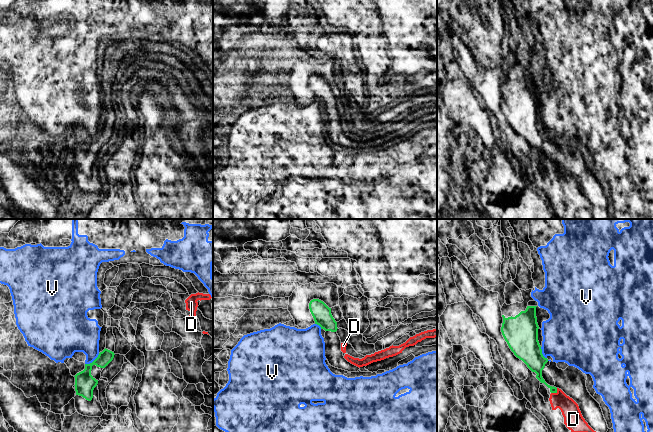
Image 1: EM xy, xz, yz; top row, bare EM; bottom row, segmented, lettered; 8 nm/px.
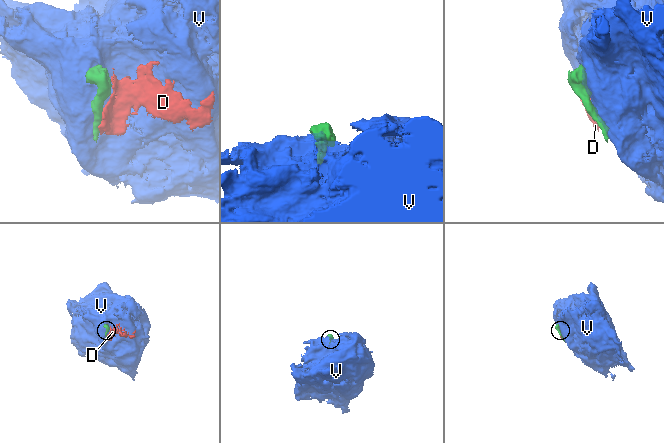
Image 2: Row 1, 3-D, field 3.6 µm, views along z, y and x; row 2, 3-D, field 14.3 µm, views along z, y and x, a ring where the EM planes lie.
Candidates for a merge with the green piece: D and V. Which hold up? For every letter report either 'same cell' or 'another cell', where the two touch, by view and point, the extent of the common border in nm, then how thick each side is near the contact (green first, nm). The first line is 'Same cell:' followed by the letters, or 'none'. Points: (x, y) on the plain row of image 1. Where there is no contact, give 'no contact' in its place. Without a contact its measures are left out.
Same cell: none
D: another cell; meets green in yz at (555, 168); contact 70 nm long; 90 nm thick on the green side, 150 nm on the other
V: another cell; meets green in xy at (93, 137); contact 150 nm long; 160 nm thick on the green side, 280 nm on the other

